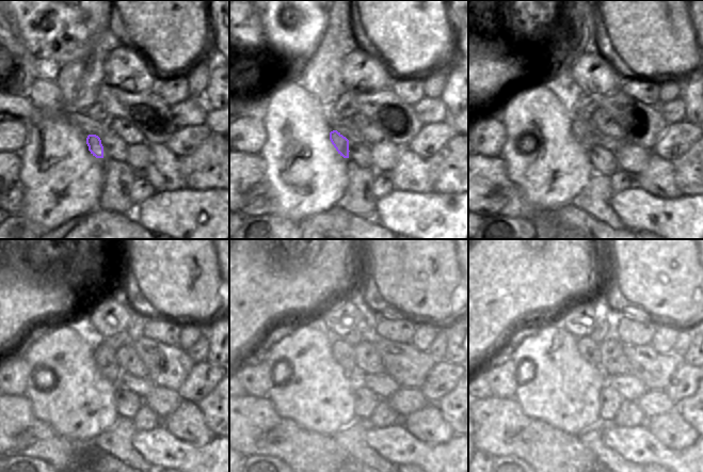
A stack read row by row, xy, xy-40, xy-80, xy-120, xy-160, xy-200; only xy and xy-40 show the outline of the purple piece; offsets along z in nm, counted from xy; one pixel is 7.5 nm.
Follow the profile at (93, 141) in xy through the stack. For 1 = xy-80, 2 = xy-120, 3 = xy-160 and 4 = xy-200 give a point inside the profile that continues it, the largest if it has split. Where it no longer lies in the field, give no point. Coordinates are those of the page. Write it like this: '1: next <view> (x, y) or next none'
1: next xy-80 (580, 127)
2: next xy-120 (105, 357)
3: next xy-160 (344, 352)
4: next xy-200 (588, 348)

